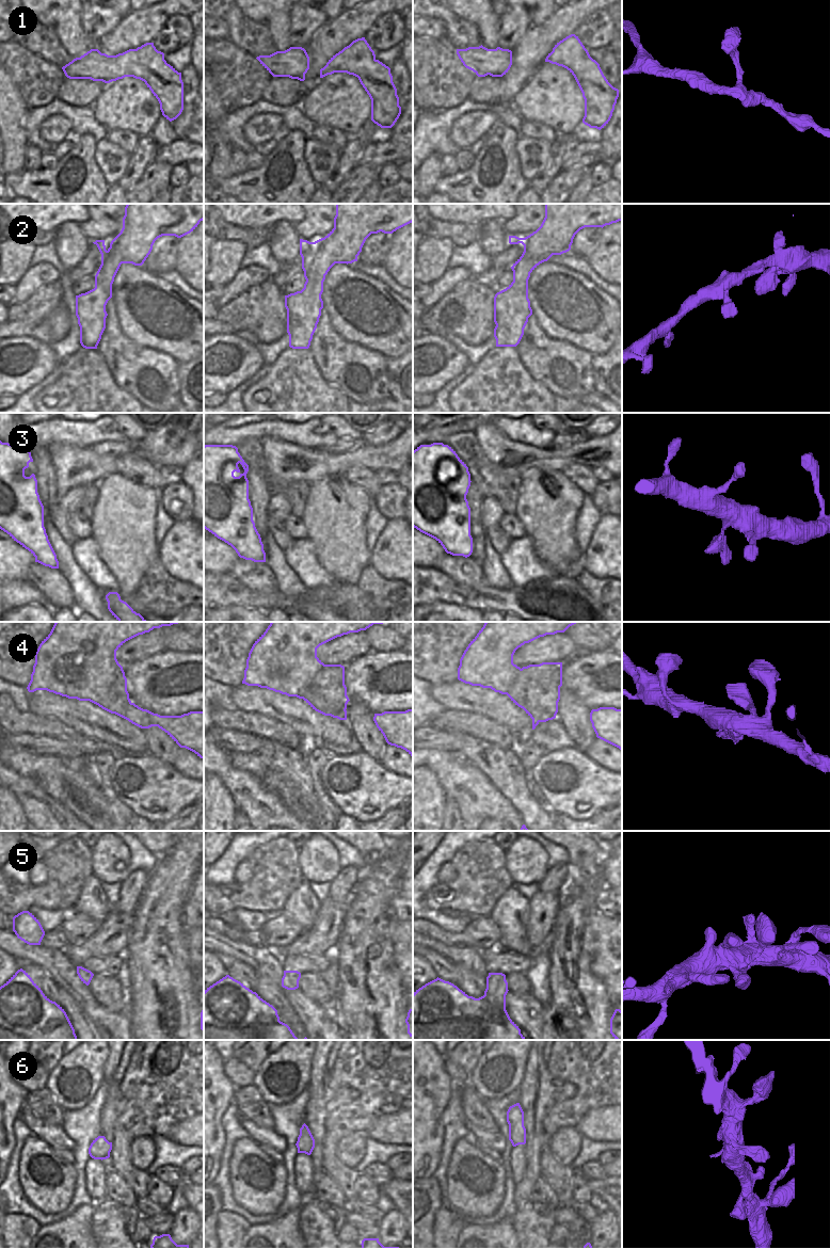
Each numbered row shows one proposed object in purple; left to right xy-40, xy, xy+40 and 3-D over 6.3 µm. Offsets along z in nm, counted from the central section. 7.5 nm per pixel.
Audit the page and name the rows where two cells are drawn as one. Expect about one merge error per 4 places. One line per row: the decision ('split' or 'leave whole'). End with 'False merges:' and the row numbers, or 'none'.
1: split
2: leave whole
3: leave whole
4: split
5: leave whole
6: leave whole
False merges: 1, 4

